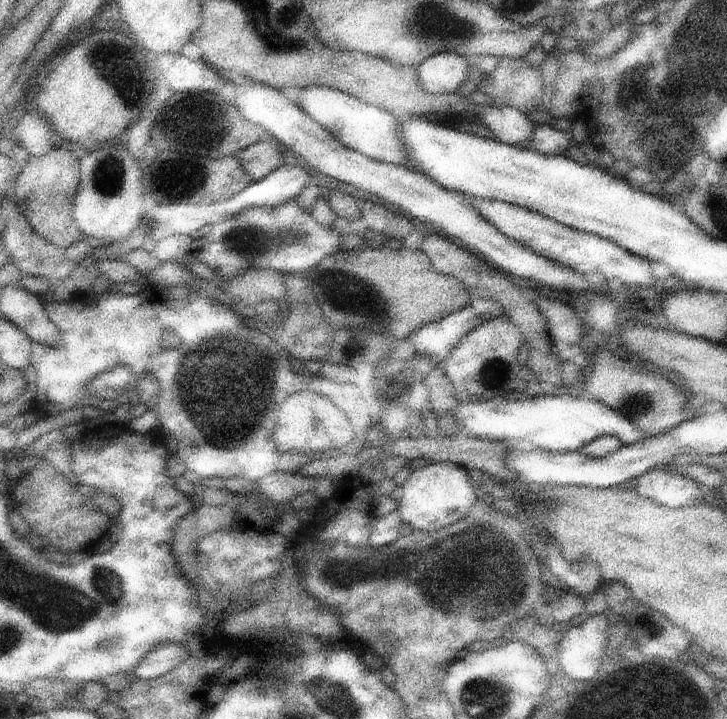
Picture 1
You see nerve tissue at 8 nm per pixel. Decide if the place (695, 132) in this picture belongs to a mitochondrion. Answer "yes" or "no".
no

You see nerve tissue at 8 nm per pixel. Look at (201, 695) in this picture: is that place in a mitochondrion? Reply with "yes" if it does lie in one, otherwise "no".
no

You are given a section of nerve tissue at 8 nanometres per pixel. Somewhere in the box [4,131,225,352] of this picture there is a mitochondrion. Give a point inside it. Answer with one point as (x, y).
(106, 177)

